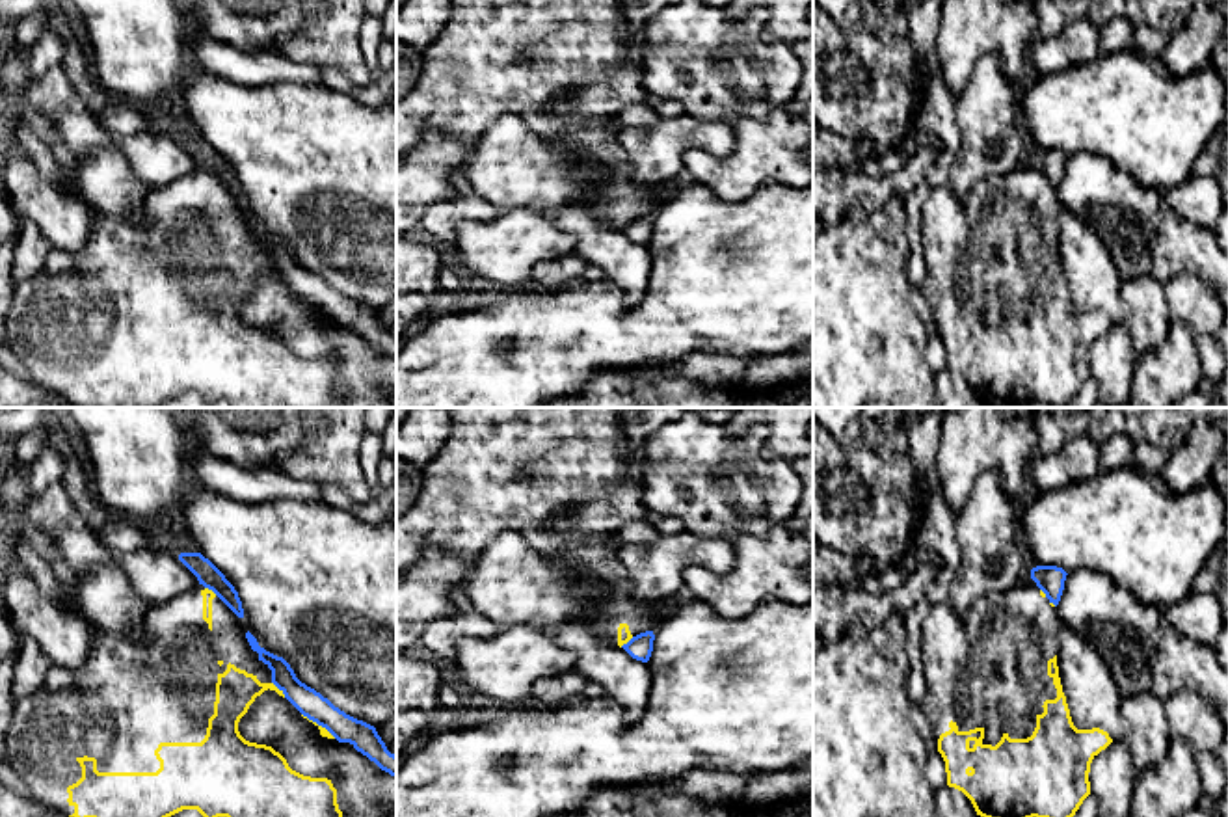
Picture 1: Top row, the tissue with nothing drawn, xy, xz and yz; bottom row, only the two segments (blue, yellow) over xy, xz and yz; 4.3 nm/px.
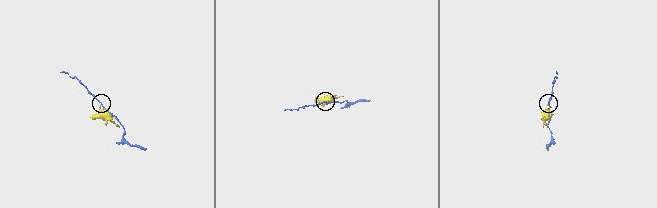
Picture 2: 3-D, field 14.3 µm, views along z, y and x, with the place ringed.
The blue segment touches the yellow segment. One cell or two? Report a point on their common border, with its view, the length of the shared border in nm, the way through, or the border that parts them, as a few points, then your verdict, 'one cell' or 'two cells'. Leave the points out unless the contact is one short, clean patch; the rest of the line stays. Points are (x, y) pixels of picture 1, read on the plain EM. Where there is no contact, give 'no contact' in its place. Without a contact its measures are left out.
meets blue in xy at (278, 270); contact 90 nm long; two cells

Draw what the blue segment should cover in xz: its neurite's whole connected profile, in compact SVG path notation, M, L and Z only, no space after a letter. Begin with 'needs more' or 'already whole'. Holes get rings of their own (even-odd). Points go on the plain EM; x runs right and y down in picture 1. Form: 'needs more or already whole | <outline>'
already whole | M653 214L640 216L633 220L627 227L621 231L636 244L647 246L653 234Z

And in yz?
already whole | M1036 149L1031 153L1031 162L1036 166L1036 169L1046 177L1049 186L1053 186L1055 190L1061 184L1066 158L1068 156L1057 149Z

